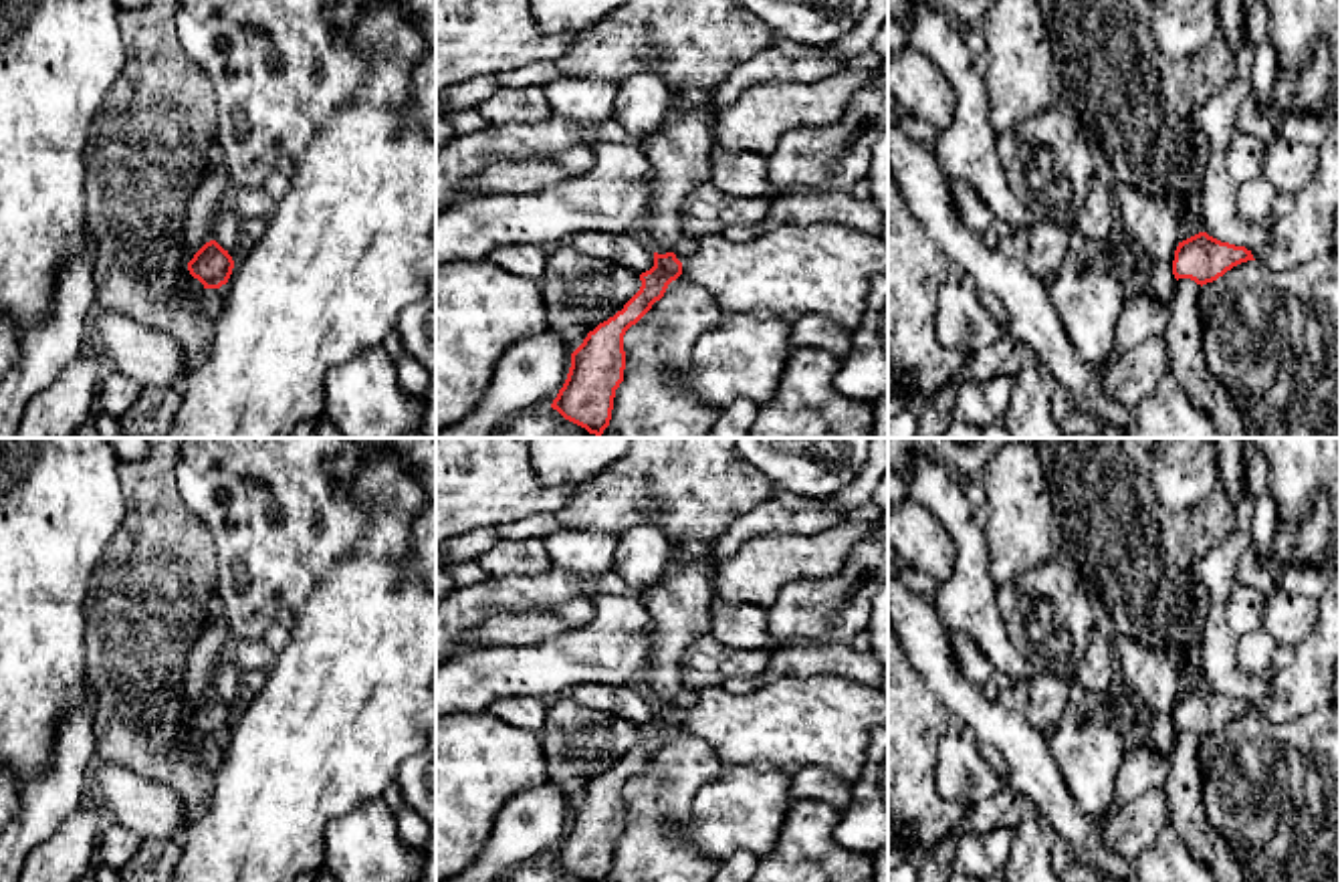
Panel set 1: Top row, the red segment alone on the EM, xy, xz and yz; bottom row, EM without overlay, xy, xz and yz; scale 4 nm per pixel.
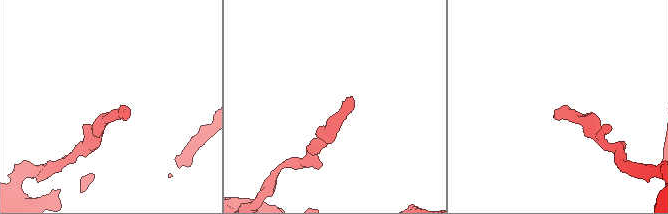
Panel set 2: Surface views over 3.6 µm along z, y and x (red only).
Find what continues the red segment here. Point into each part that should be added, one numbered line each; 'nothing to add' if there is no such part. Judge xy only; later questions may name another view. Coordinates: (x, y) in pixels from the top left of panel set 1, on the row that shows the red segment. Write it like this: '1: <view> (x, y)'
nothing to add

